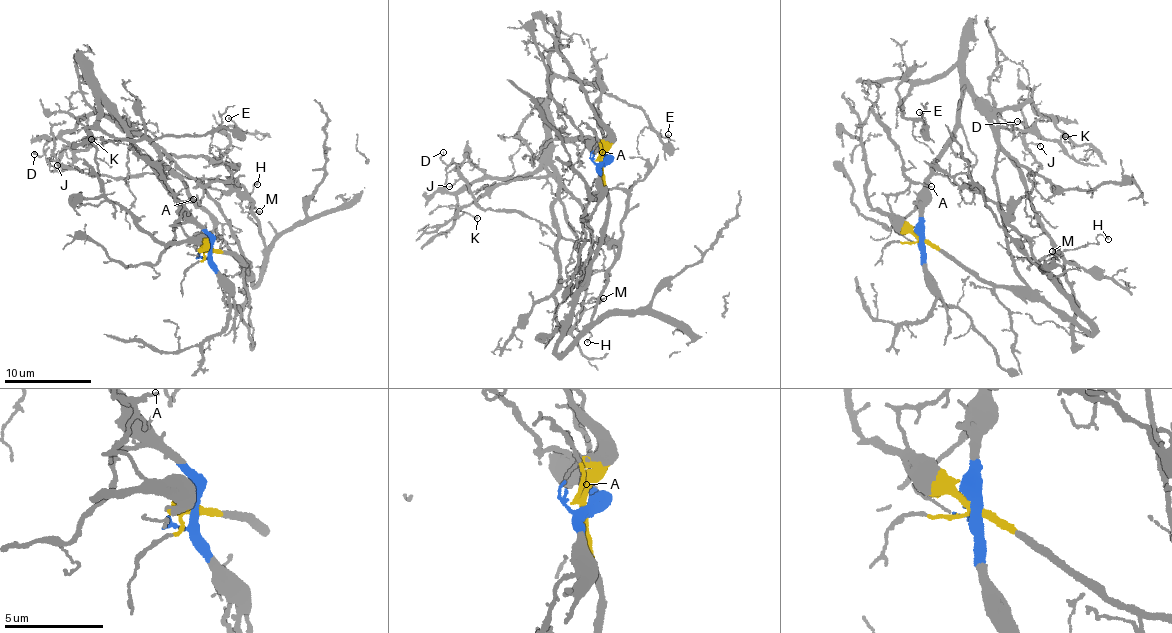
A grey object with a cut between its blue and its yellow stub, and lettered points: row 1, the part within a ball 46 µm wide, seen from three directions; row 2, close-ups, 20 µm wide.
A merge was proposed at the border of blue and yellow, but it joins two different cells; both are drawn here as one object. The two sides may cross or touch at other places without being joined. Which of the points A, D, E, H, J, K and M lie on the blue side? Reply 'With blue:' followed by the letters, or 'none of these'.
With blue: D, E, K

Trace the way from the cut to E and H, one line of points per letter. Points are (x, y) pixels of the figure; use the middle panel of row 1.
E: (601, 163), (608, 158), (552, 125), (544, 101), (556, 76), (595, 82), (638, 107), (669, 144), (668, 133)
H: (601, 163), (604, 232), (557, 352), (584, 334), (600, 298), (577, 314), (576, 327), (591, 333), (588, 343)

